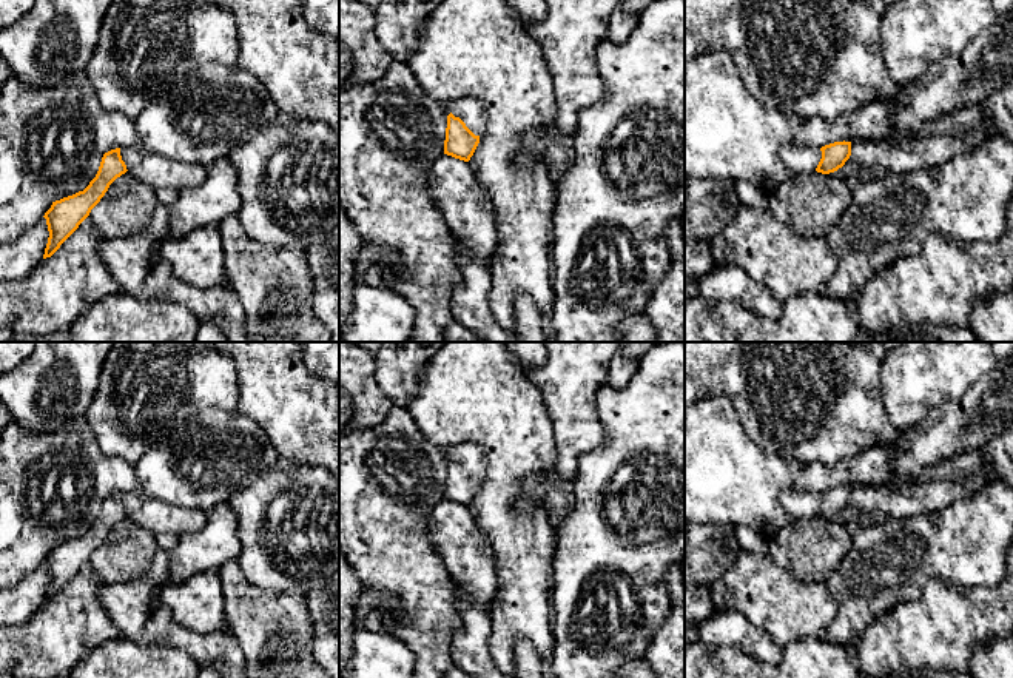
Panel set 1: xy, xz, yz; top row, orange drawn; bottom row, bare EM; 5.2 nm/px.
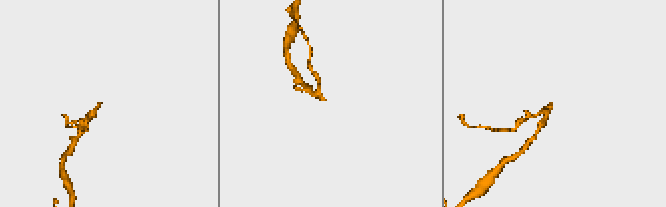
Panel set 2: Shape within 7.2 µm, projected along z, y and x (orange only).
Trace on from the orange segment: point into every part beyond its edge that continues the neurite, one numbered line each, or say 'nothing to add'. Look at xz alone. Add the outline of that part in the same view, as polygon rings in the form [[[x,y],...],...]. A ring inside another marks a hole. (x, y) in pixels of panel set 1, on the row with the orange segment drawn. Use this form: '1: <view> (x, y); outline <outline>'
1: xz (471, 110); outline [[[469,96],[455,100],[450,105],[450,112],[459,117],[475,136],[486,131],[486,109],[480,99]]]

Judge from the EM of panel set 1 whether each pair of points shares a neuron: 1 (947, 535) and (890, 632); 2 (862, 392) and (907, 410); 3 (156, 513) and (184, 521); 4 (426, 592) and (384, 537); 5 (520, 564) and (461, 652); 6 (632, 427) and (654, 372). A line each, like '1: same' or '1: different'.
1: different
2: different
3: same
4: same
5: different
6: same

